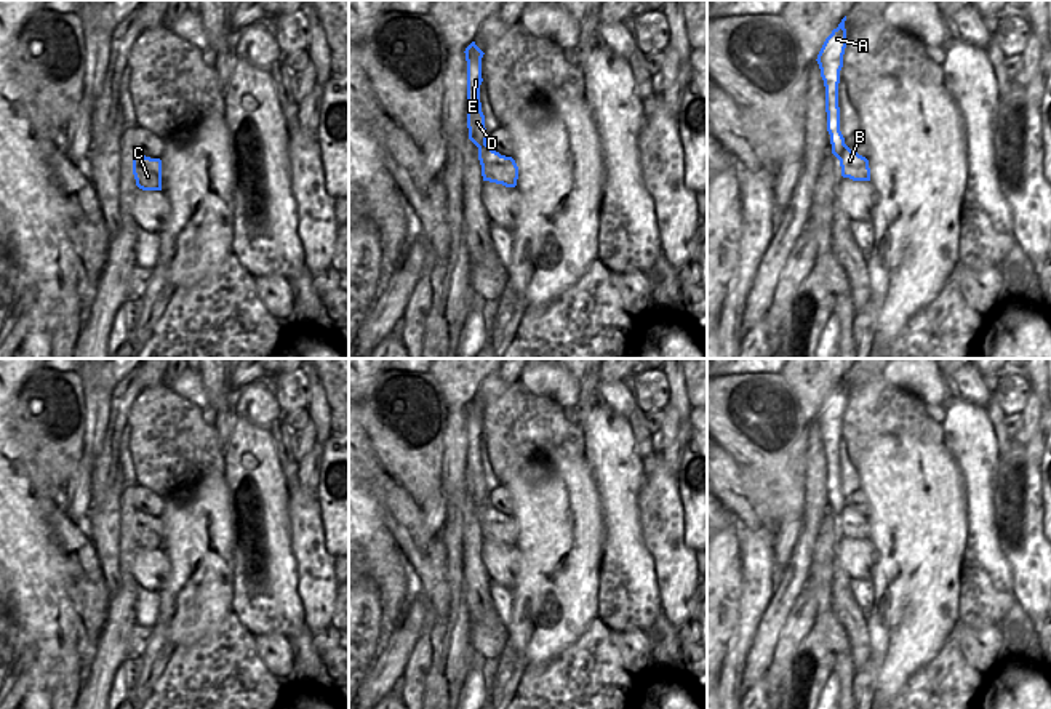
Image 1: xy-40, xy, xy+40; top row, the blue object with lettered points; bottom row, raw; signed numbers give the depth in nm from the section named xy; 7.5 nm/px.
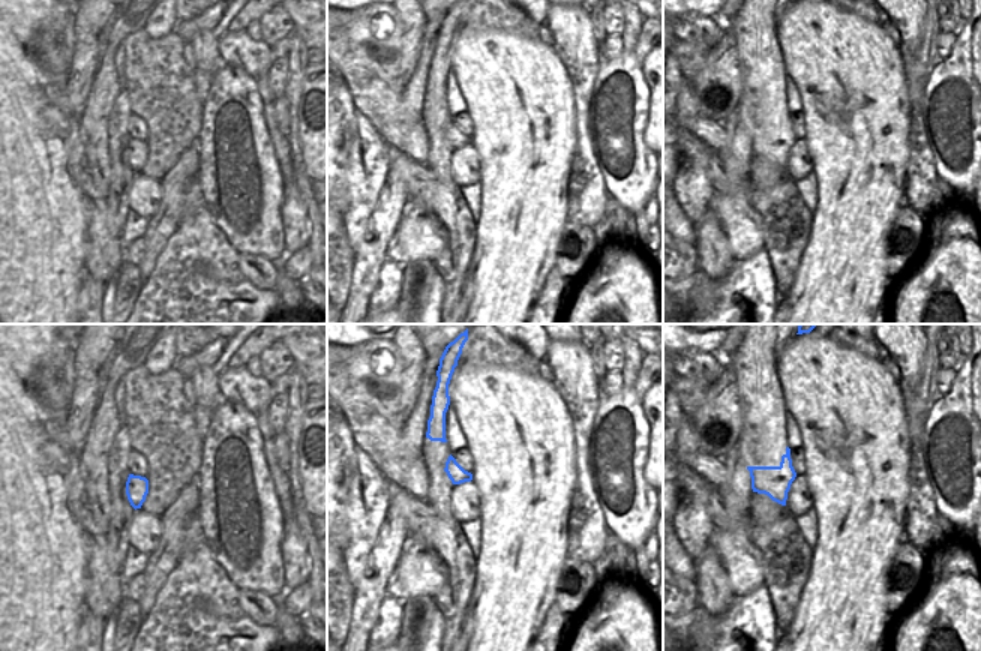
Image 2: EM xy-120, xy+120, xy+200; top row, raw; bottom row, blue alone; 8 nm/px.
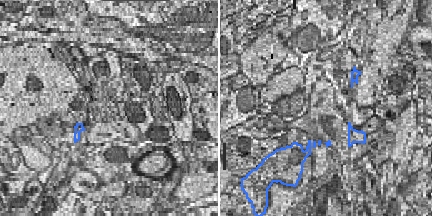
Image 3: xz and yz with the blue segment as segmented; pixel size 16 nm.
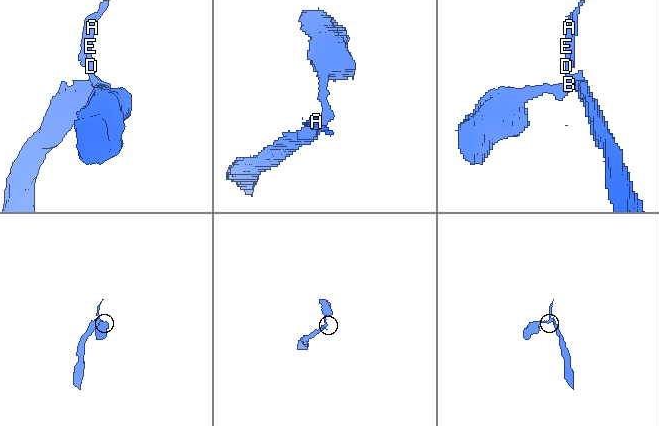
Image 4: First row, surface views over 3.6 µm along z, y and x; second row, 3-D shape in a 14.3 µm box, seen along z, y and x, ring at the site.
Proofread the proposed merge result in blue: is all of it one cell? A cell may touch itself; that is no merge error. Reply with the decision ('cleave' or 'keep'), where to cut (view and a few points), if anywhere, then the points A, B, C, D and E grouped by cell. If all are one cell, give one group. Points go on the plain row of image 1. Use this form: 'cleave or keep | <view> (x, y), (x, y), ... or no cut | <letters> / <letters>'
cleave | xy+40 (845, 503), (835, 514) | A D E / B C

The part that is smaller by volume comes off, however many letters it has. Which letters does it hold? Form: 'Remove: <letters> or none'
Remove: A, D, E

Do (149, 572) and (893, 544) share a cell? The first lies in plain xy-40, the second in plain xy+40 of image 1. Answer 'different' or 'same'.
different

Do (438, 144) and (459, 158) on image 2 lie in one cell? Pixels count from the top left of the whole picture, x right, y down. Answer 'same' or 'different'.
different

